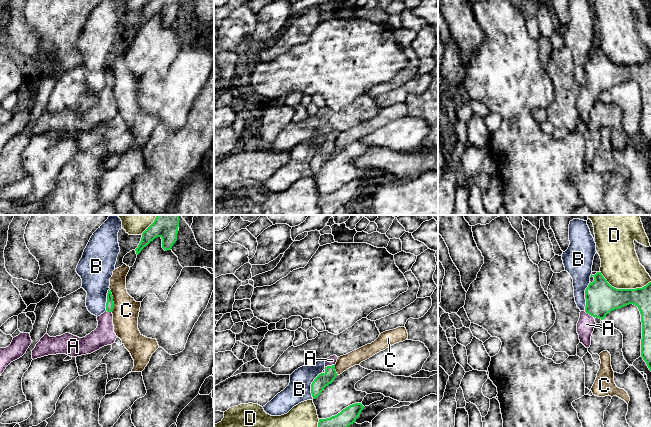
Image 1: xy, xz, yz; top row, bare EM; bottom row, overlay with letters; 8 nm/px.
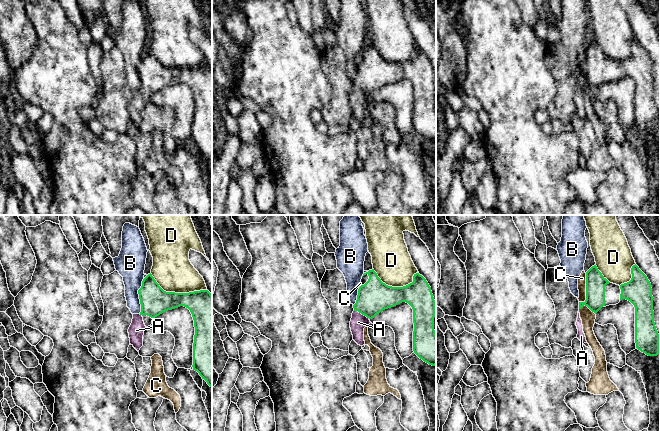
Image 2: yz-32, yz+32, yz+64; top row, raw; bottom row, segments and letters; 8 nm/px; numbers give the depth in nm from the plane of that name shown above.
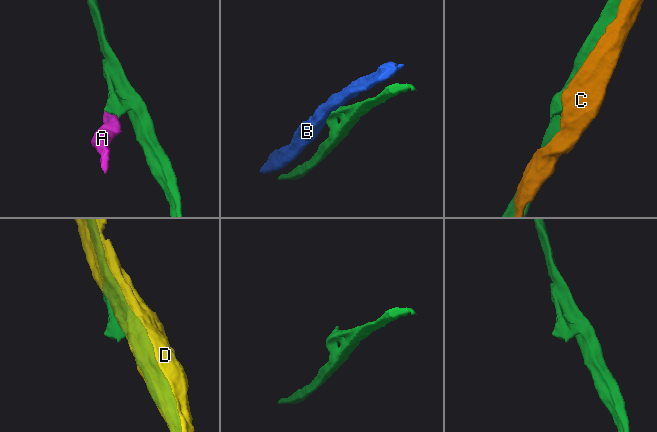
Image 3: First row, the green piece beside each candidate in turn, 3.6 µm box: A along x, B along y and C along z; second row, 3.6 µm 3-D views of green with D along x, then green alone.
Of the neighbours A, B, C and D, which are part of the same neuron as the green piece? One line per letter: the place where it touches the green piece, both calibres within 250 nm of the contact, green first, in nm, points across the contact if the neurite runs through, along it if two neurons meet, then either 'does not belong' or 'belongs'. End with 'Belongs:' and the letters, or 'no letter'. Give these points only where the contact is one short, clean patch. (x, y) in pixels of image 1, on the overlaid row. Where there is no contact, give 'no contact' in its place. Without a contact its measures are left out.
A: contact xz (329, 366); calibres 110 and 70 nm; way xz (322, 380), (329, 373), (329, 366), (332, 360); belongs
B: contact yz (585, 296); calibres 260 and 200 nm; does not belong
C: contact xy (112, 300); calibres 60 and 220 nm; border xy (109, 289), (113, 302), (112, 311); does not belong
D: contact yz (624, 289); calibres 260 and 320 nm; does not belong
Belongs: A

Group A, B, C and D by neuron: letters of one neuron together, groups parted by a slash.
A / B / C / D

